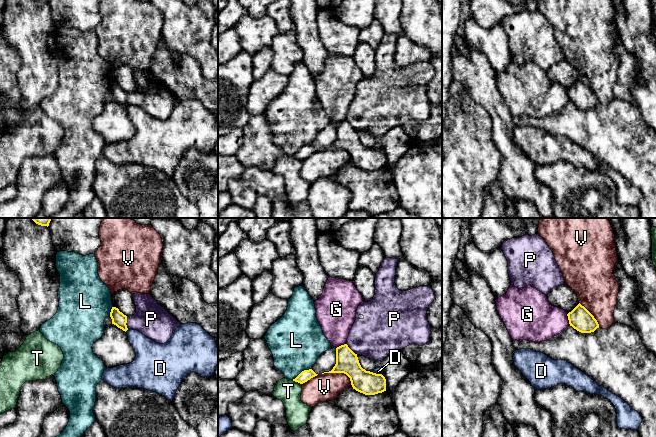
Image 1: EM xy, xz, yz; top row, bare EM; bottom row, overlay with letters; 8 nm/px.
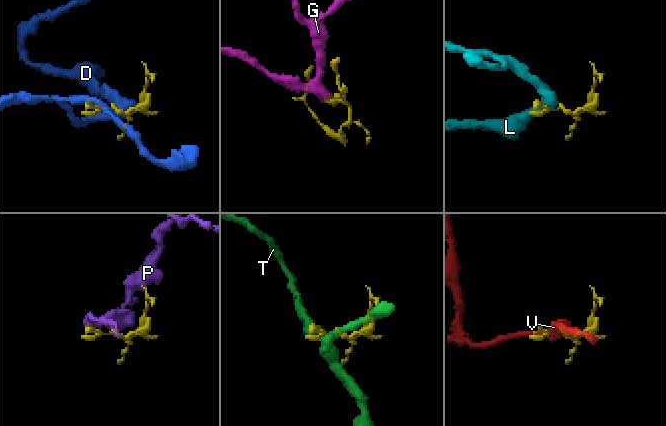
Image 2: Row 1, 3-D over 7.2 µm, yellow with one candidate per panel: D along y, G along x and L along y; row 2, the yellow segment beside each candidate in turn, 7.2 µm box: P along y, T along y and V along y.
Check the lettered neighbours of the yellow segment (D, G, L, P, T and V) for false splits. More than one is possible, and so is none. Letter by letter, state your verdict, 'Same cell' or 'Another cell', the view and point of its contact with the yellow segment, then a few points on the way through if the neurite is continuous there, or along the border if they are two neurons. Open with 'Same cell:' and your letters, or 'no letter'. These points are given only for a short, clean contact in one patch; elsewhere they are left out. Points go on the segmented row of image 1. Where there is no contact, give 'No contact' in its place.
Same cell: no letter
D: Another cell. Touches yellow at xy (126, 330)
G: Another cell. Touches yellow at yz (568, 319). Boundary: yz (567, 313), (567, 319), (570, 324)
L: Another cell. Touches yellow at xz (302, 371)
P: Another cell. Touches yellow at xy (126, 322)
T: Another cell. Touches yellow at xz (297, 381). Boundary: xz (292, 380), (301, 384)
V: Another cell. Touches yellow at xz (339, 372)

